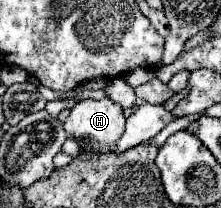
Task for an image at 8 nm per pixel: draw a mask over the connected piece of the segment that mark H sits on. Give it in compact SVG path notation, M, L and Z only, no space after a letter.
M84 99L84 101L78 101L66 123L64 123L64 129L66 129L66 143L62 147L64 153L68 153L70 157L78 157L82 153L108 153L110 147L120 139L120 135L124 133L124 111L118 103L114 103L112 99L102 99L102 101L94 101L94 99Z

